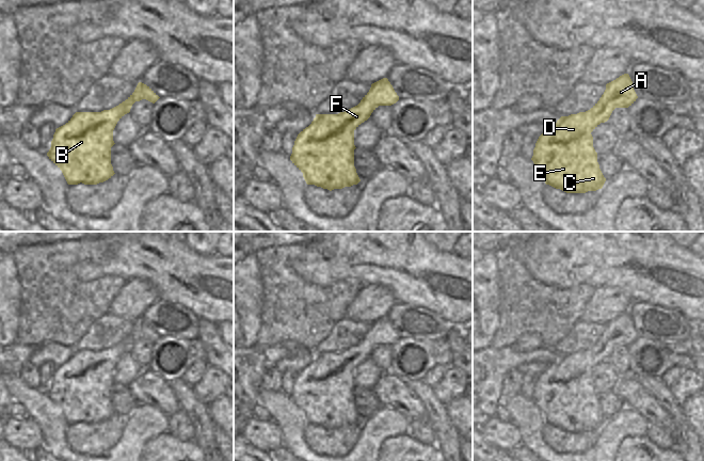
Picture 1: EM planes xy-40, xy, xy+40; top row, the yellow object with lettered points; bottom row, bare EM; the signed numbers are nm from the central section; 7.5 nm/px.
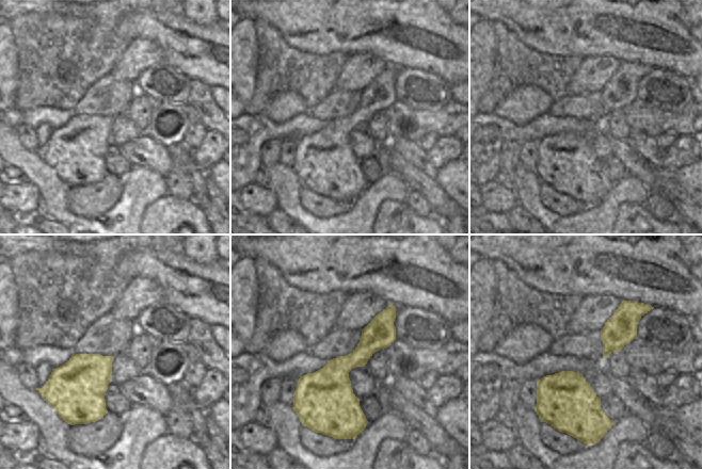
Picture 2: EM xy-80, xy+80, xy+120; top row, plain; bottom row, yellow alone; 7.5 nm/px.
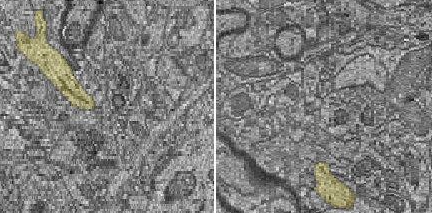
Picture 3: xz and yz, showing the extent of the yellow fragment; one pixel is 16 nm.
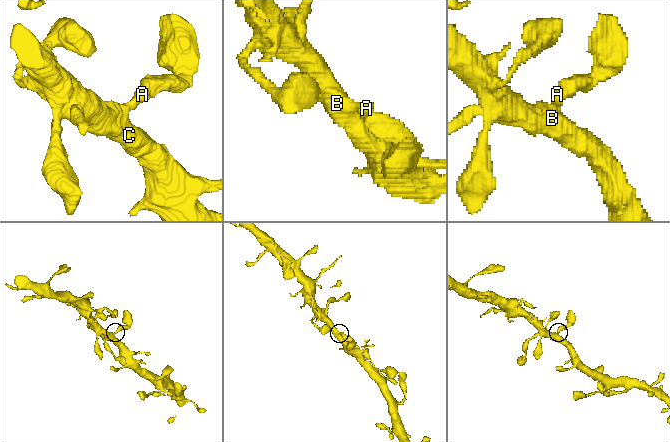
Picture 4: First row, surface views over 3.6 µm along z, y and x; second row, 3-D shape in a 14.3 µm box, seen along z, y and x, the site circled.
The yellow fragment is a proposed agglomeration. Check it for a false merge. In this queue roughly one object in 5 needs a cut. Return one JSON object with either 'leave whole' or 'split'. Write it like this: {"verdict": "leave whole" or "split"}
{"verdict": "leave whole"}

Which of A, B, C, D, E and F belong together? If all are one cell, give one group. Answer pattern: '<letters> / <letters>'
A B C D E F

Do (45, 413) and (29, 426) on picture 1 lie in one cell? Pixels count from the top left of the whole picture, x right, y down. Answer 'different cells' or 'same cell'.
different cells

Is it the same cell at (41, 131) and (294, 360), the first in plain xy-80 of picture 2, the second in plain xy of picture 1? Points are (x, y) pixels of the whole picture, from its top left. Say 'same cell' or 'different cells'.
different cells

